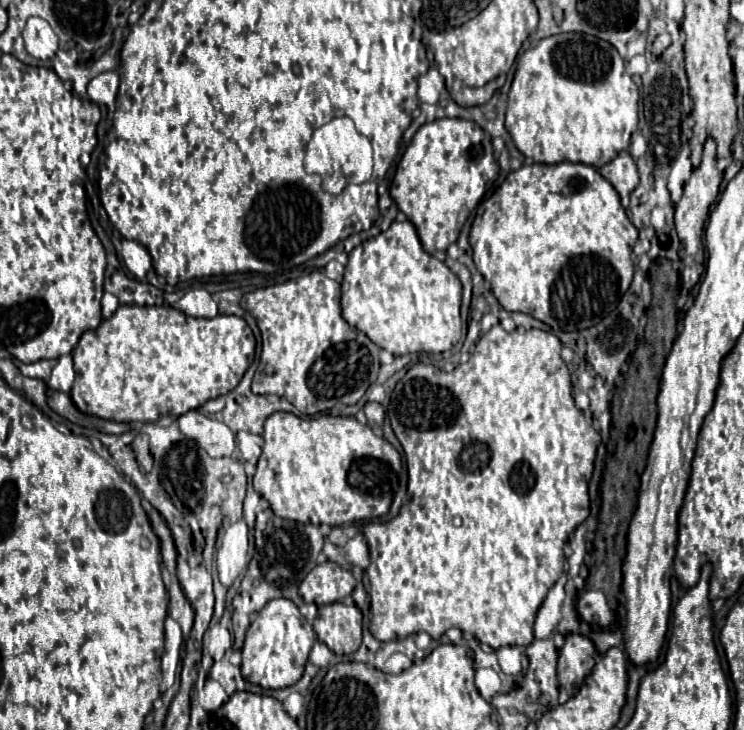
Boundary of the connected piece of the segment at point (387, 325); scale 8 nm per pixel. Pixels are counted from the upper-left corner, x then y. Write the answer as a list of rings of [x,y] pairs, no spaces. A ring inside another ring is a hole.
[[[394,221],[388,231],[382,231],[354,249],[348,255],[342,279],[342,317],[392,355],[450,351],[462,336],[462,283],[444,261],[422,249],[416,227],[410,221]]]

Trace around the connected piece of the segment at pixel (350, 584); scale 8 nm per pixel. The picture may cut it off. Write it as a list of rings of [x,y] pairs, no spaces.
[[[326,561],[316,565],[298,587],[301,597],[306,603],[326,605],[336,603],[342,597],[350,595],[356,585],[354,575],[348,569],[342,569],[338,563]]]

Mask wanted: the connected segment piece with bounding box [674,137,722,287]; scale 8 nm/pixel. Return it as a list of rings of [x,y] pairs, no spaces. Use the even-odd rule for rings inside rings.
[[[712,137],[706,139],[704,143],[704,153],[702,153],[702,163],[692,171],[692,177],[688,179],[688,183],[684,185],[684,195],[682,199],[676,203],[676,231],[678,237],[682,241],[684,247],[684,257],[688,261],[686,271],[682,273],[682,281],[686,281],[688,287],[694,287],[704,271],[704,243],[702,243],[702,235],[704,235],[704,225],[706,219],[710,215],[710,205],[716,201],[718,191],[720,191],[720,181],[722,181],[722,171],[718,169],[718,157],[716,157],[716,143]]]

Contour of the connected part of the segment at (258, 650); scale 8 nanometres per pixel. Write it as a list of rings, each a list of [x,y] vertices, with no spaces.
[[[288,599],[270,601],[256,615],[256,619],[246,631],[242,647],[242,665],[240,665],[242,677],[264,689],[282,689],[294,685],[304,673],[304,665],[308,661],[308,653],[312,649],[314,639],[316,633],[312,625],[304,619],[304,615],[292,601]]]

